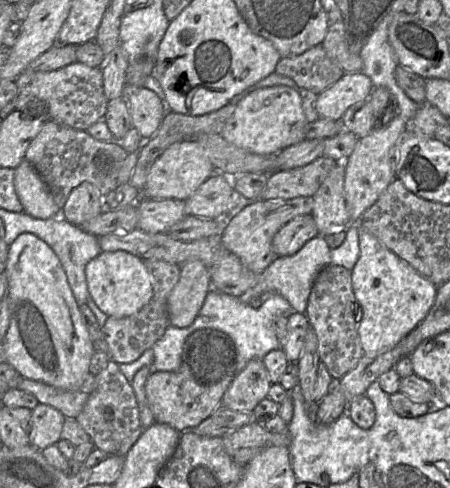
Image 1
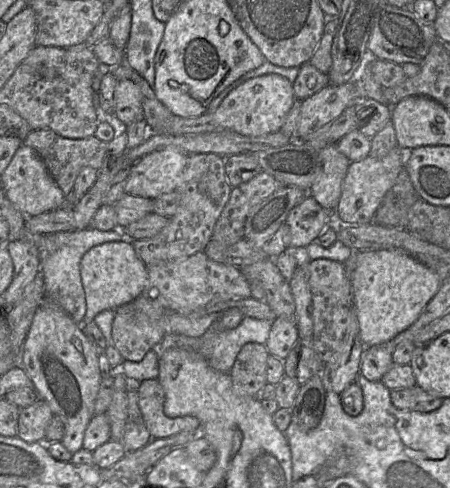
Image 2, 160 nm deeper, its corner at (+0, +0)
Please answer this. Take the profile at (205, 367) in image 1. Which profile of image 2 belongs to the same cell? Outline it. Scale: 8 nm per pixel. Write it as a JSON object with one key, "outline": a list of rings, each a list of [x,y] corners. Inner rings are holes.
{"outline":[[[158,379],[144,380],[136,385],[138,406],[152,439],[162,439],[200,426],[194,416],[169,418],[164,414],[165,392]]]}

